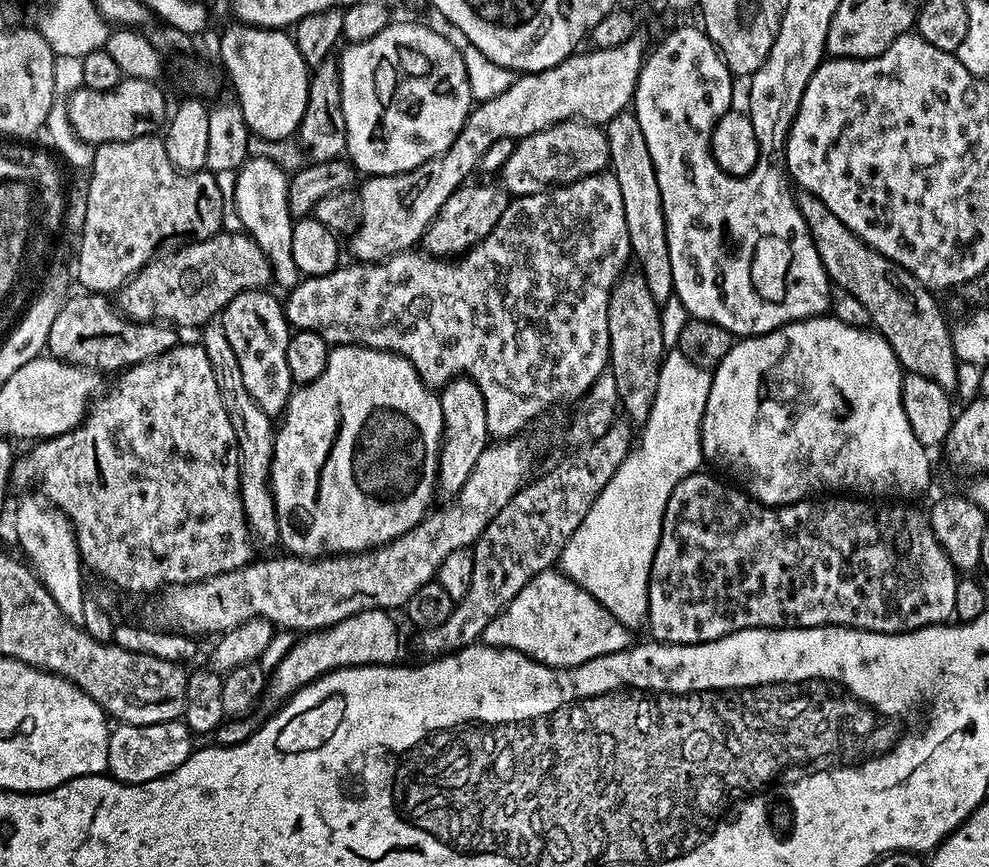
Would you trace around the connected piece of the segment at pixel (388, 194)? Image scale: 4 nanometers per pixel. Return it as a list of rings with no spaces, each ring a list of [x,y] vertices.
[[[633,38],[622,42],[622,46],[587,51],[577,51],[562,62],[558,62],[558,66],[553,68],[521,75],[513,79],[512,85],[502,94],[498,94],[498,98],[479,101],[469,112],[468,121],[462,126],[456,141],[441,156],[436,156],[409,172],[399,172],[393,176],[368,176],[365,184],[363,181],[358,188],[360,226],[350,236],[352,252],[356,255],[353,257],[360,262],[383,262],[389,256],[395,256],[397,252],[415,249],[423,241],[424,232],[438,214],[438,210],[442,210],[446,198],[450,198],[452,191],[461,187],[471,177],[468,175],[472,171],[474,173],[477,171],[482,154],[486,154],[486,149],[494,142],[498,142],[498,138],[508,136],[517,141],[522,136],[529,136],[538,130],[546,130],[550,126],[570,119],[604,126],[608,120],[627,109],[633,103],[636,83],[644,65],[646,47],[644,48],[643,42],[640,38]]]

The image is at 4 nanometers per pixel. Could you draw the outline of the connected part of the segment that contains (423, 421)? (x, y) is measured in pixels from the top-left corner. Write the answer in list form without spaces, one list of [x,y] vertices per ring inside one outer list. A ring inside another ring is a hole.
[[[342,344],[333,347],[328,353],[326,370],[322,370],[322,374],[314,378],[314,382],[299,385],[293,391],[274,432],[271,481],[280,531],[279,547],[293,556],[319,558],[366,552],[369,548],[379,548],[382,544],[390,543],[395,536],[406,534],[415,524],[424,519],[430,508],[428,503],[432,500],[432,492],[434,496],[437,491],[436,467],[440,457],[440,442],[443,439],[444,419],[439,395],[422,382],[422,378],[405,356],[398,356],[394,352],[386,352],[378,348],[366,348],[359,344]]]

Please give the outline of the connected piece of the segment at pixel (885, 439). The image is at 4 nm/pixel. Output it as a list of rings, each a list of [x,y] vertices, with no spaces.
[[[831,314],[813,316],[811,320],[796,320],[762,336],[737,339],[730,354],[726,354],[726,358],[722,358],[722,362],[712,372],[710,398],[706,398],[706,410],[700,431],[705,461],[709,465],[717,464],[722,471],[729,472],[733,476],[731,479],[748,495],[754,497],[759,504],[767,504],[770,508],[782,508],[786,504],[796,504],[800,500],[816,498],[821,494],[855,494],[860,498],[920,496],[932,484],[932,464],[928,461],[929,449],[924,448],[922,442],[918,442],[902,406],[904,377],[905,373],[886,338],[882,338],[875,330],[846,326],[846,322]]]

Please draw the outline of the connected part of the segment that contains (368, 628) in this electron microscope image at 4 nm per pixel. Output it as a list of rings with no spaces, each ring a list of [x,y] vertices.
[[[383,608],[366,610],[318,632],[301,635],[282,662],[270,673],[266,700],[272,706],[284,703],[293,693],[336,668],[353,668],[367,664],[395,665],[400,656],[400,632]]]

